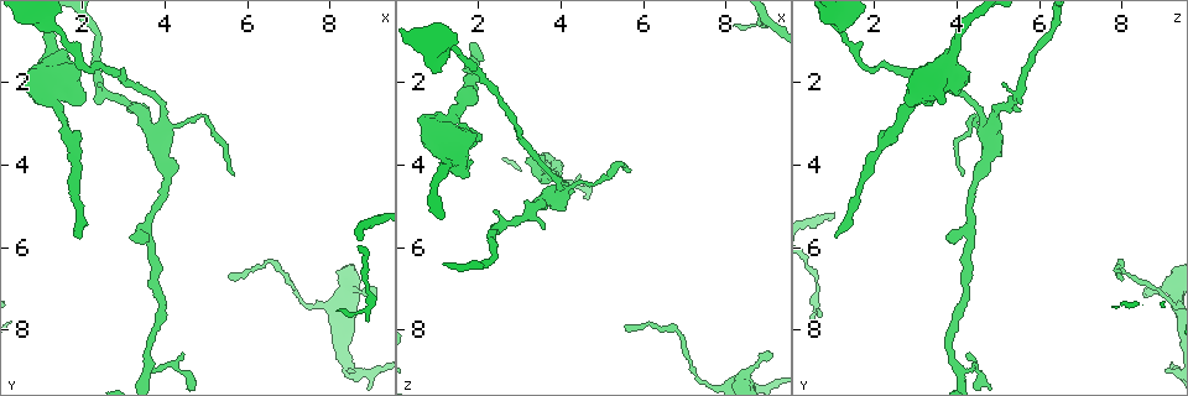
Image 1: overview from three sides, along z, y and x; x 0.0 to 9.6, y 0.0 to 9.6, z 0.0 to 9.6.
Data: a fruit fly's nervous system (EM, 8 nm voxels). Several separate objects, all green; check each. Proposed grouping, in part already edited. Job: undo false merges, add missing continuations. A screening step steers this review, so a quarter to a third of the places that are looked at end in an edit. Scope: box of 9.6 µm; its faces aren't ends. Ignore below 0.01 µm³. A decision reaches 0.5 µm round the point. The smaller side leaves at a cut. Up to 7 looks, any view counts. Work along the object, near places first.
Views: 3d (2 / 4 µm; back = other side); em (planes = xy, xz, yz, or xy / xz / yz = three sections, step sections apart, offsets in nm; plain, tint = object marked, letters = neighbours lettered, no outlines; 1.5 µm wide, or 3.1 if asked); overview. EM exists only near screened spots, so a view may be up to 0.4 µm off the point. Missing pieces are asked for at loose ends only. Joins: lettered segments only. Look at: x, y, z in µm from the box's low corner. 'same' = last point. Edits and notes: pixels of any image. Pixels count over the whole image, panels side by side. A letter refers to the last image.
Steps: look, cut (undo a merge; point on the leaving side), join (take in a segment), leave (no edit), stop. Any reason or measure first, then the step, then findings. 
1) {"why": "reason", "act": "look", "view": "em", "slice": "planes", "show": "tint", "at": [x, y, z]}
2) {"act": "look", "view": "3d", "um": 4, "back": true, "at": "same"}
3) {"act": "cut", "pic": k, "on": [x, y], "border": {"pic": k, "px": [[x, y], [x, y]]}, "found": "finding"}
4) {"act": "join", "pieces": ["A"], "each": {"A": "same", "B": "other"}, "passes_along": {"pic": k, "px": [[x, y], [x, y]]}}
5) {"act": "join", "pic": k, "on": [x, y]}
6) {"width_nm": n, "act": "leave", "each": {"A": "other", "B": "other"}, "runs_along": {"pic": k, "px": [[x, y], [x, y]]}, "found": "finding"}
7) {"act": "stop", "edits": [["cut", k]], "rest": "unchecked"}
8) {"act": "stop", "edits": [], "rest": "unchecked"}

{"why": "branch stops here", "act": "look", "view": "3d", "um": 2, "at": [9.00, 7.15, 8.50]}

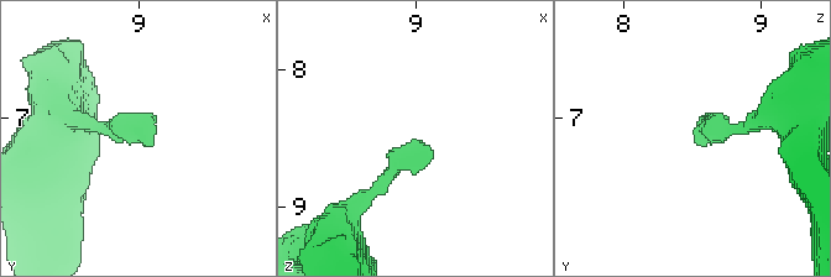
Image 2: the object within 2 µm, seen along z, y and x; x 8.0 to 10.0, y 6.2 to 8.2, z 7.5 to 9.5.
{"act": "look", "view": "em", "slice": "xz", "step": 4, "show": "tint", "at": [9.04, 7.18, 8.50]}

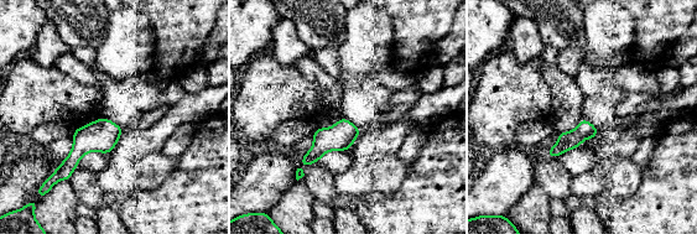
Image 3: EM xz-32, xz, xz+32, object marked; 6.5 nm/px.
{"why": "another direction", "act": "look", "view": "em", "slice": "planes", "show": "letters", "at": "same"}

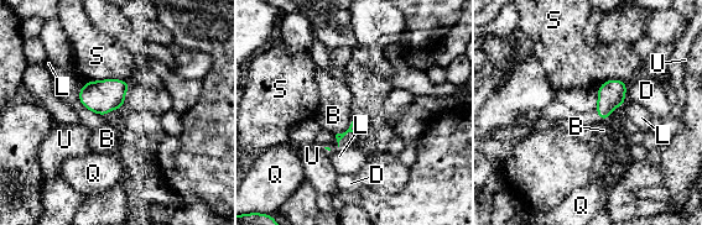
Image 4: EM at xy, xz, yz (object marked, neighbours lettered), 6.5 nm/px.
{"act": "leave", "each": {"B": "other", "D": "other", "L": "other", "Q": "other", "S": "other", "U": "other"}, "found": "no lettered segment goes on from it"}

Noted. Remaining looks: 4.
{"why": "tapers out", "act": "look", "view": "3d", "um": 2, "at": [1.95, 5.75, 1.10]}

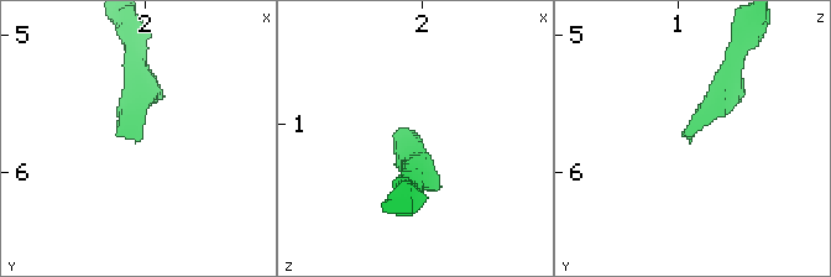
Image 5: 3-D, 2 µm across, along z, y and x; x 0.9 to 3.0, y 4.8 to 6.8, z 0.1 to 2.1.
{"act": "look", "view": "em", "slice": "xy", "step": 4, "show": "letters", "at": [1.92, 5.78, 1.08]}

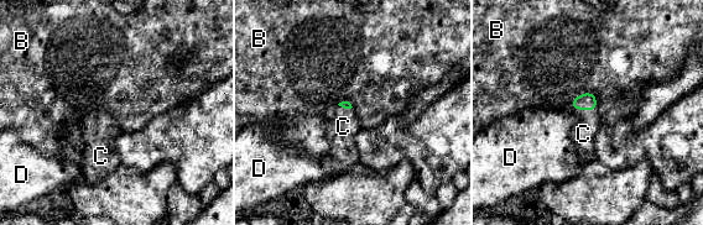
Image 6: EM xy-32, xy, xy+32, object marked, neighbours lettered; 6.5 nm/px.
{"act": "join", "pieces": ["C"], "each": {"B": "other", "C": "same", "D": "other"}, "passes_along": {"pic": 6, "px": [[584, 101], [583, 110], [583, 134]]}, "found": "the neuron continues"}

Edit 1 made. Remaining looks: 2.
{"act": "stop", "edits": [["join", 6]], "rest": "unchecked"}

